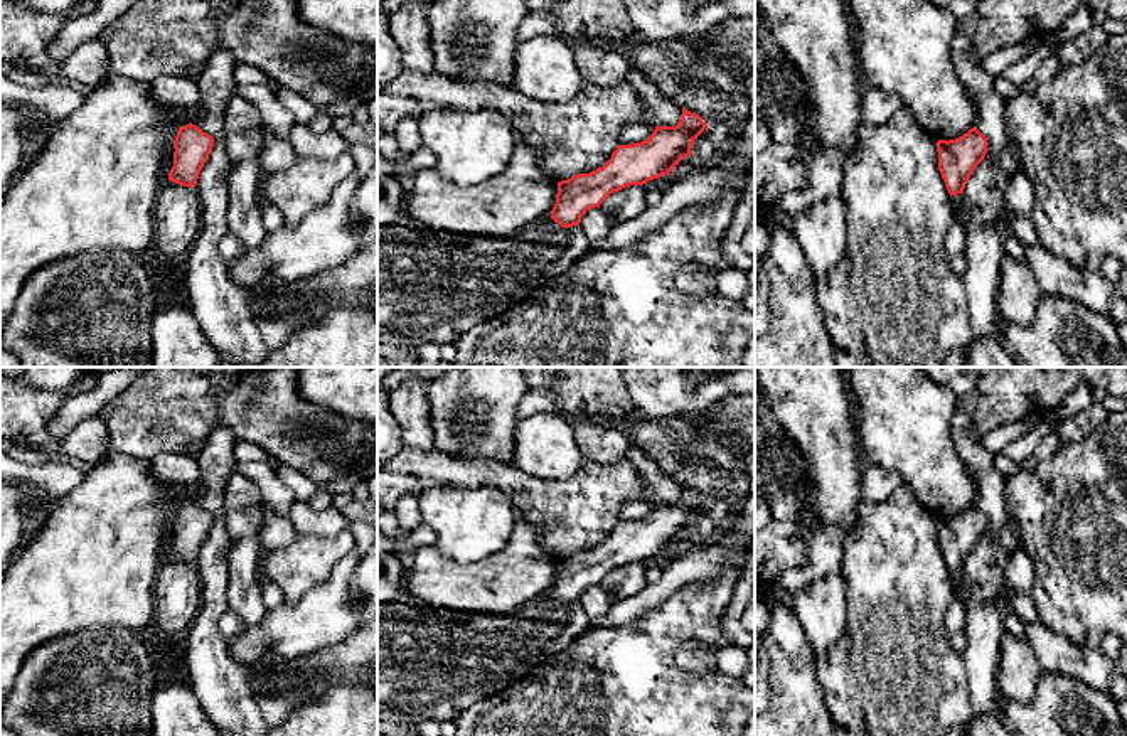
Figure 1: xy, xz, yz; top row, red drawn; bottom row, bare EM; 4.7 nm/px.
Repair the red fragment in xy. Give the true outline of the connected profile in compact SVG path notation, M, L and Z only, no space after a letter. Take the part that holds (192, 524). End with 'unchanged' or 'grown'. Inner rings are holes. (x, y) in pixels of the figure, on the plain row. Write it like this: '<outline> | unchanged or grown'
M182 497L174 522L165 536L165 552L184 564L195 564L199 551L214 524L214 515Z | grown

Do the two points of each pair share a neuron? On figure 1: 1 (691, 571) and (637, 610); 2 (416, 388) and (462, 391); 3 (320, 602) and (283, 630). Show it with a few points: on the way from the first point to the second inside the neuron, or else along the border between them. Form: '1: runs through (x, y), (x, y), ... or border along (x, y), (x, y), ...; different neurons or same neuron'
1: runs through (678, 573), (651, 597); same neuron
2: border along (425, 384), (428, 423), (432, 426); different neurons
3: runs through (312, 610), (292, 630); same neuron

